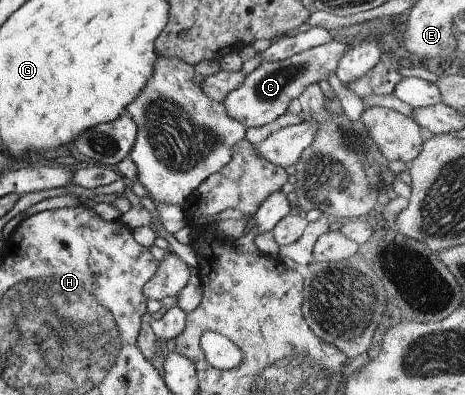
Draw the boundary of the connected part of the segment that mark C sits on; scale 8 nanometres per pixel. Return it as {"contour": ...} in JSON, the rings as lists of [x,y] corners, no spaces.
{"contour":[[[332,39],[325,44],[313,47],[302,53],[290,56],[285,60],[259,65],[251,74],[248,74],[239,86],[232,90],[224,99],[227,114],[244,124],[246,129],[262,127],[276,121],[281,114],[287,112],[289,102],[293,98],[299,98],[306,86],[311,83],[319,83],[328,80],[329,74],[335,72],[340,58],[347,49],[347,43],[337,42]]]}

